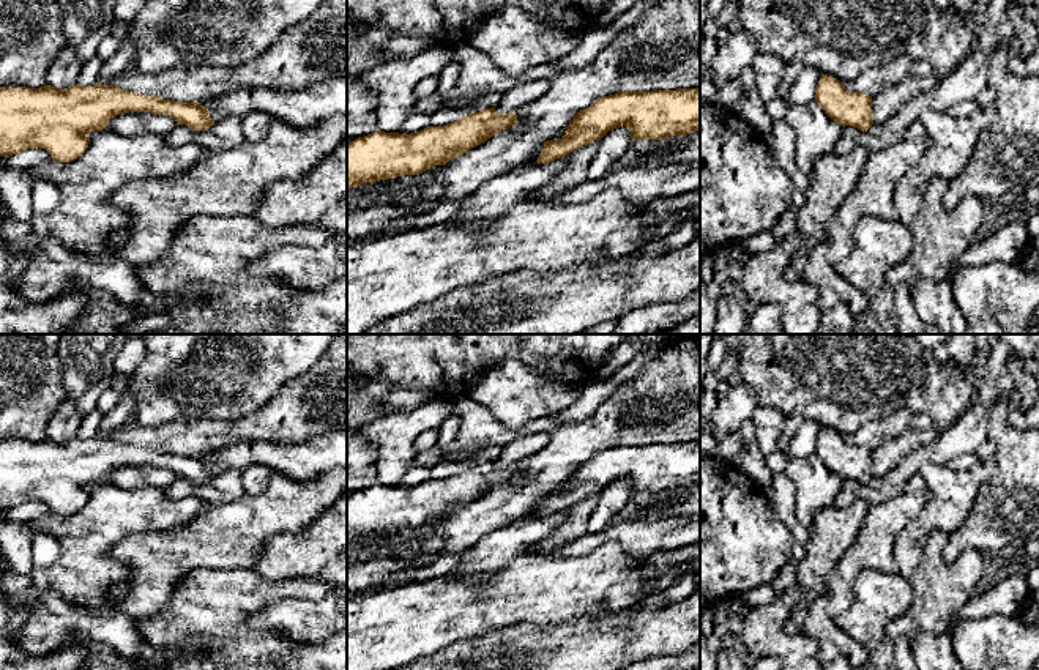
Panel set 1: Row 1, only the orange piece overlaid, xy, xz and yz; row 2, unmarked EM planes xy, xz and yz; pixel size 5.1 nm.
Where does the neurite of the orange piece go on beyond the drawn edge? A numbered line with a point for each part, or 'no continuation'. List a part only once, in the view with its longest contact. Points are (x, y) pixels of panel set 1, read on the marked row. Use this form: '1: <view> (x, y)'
no continuation

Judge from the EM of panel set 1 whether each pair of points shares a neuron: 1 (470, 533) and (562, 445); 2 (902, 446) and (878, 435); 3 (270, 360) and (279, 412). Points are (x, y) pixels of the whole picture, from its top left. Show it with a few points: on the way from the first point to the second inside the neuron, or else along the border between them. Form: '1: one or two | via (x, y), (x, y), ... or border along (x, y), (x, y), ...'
1: one | via (497, 508), (538, 484), (546, 472)
2: two | border along (908, 428), (872, 451)
3: two | border along (305, 371), (292, 377), (260, 407), (245, 415)

